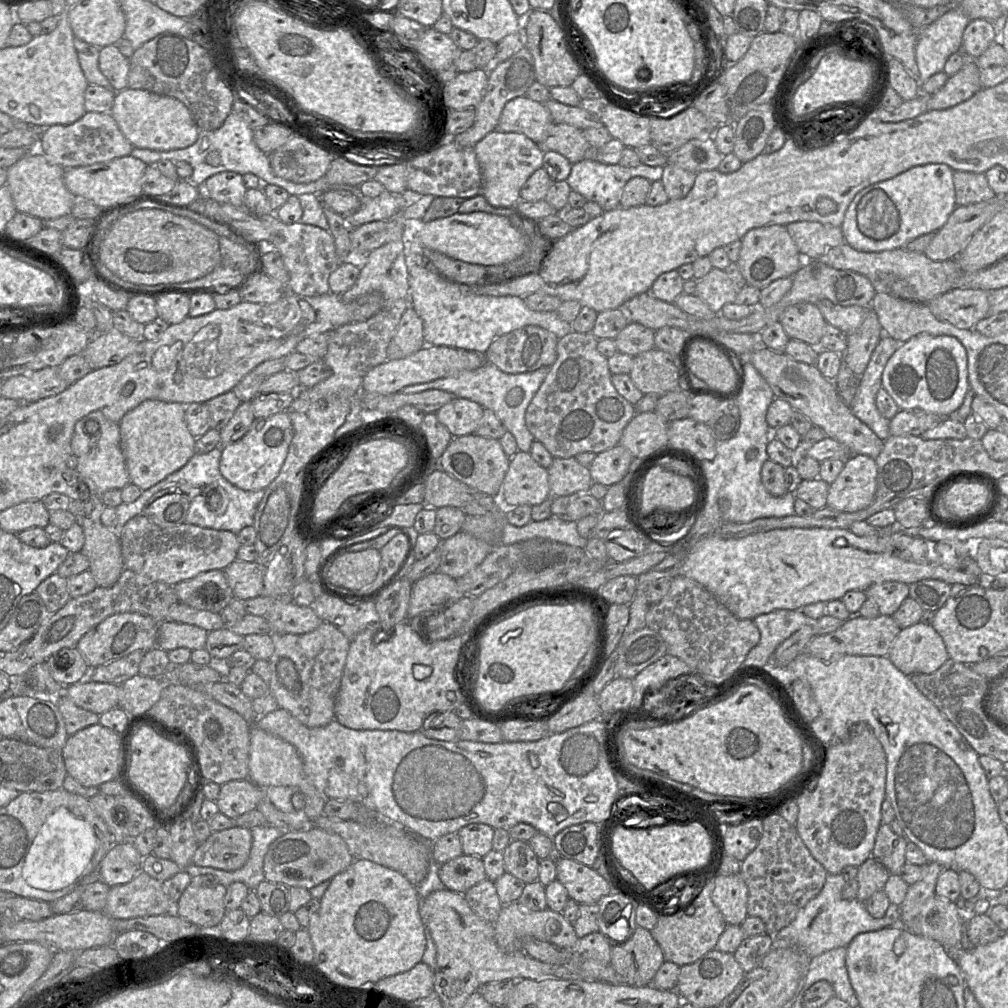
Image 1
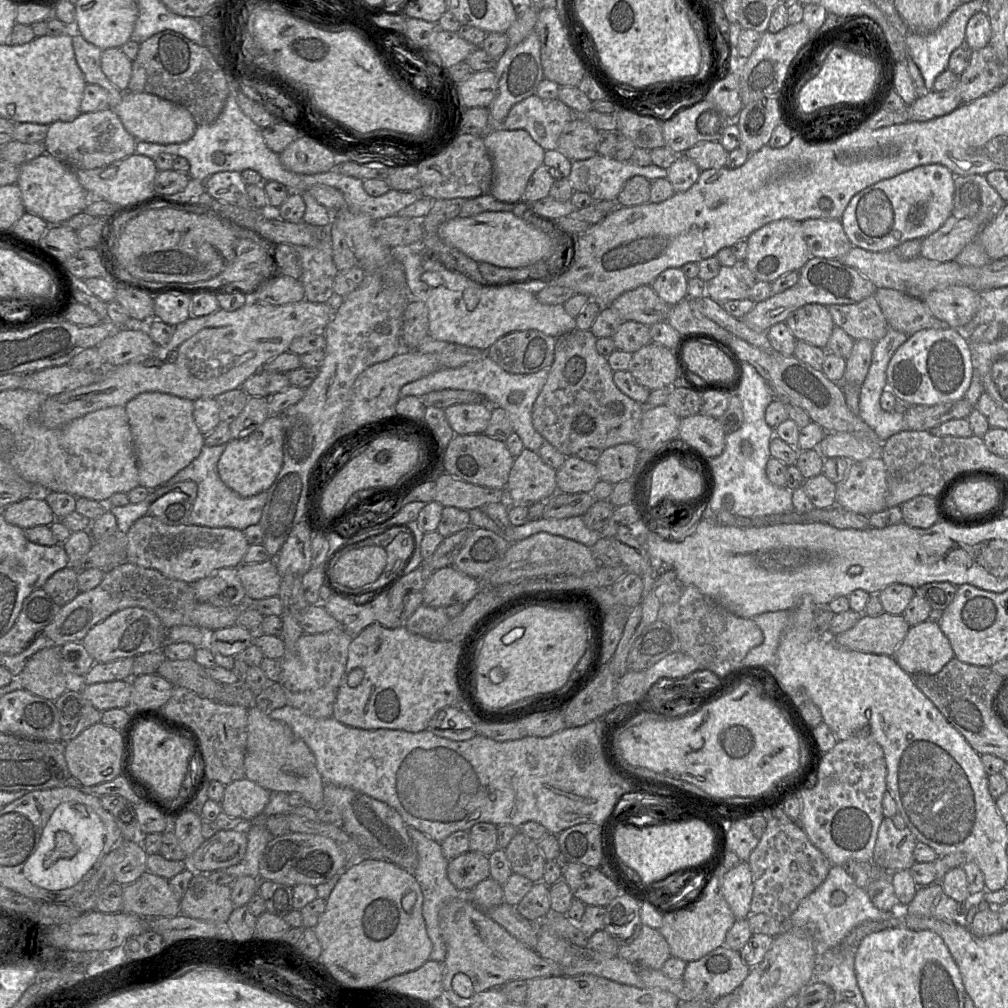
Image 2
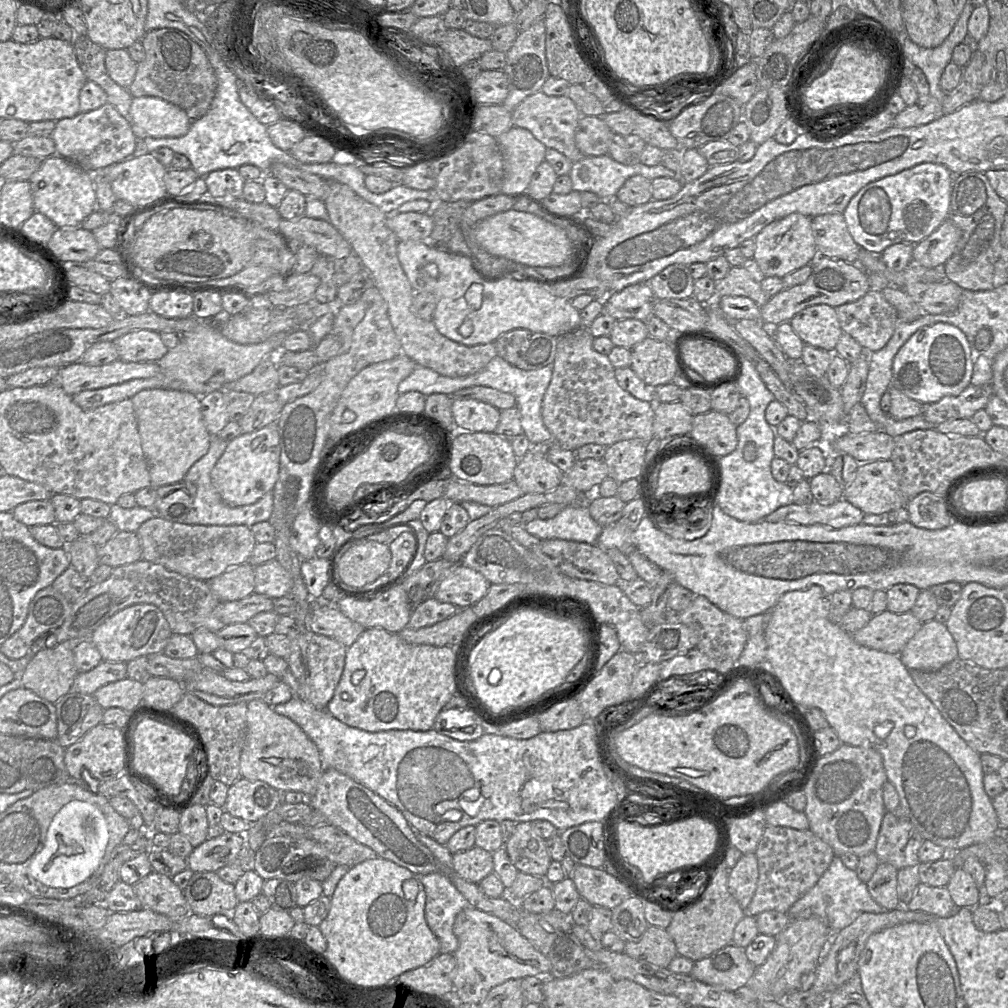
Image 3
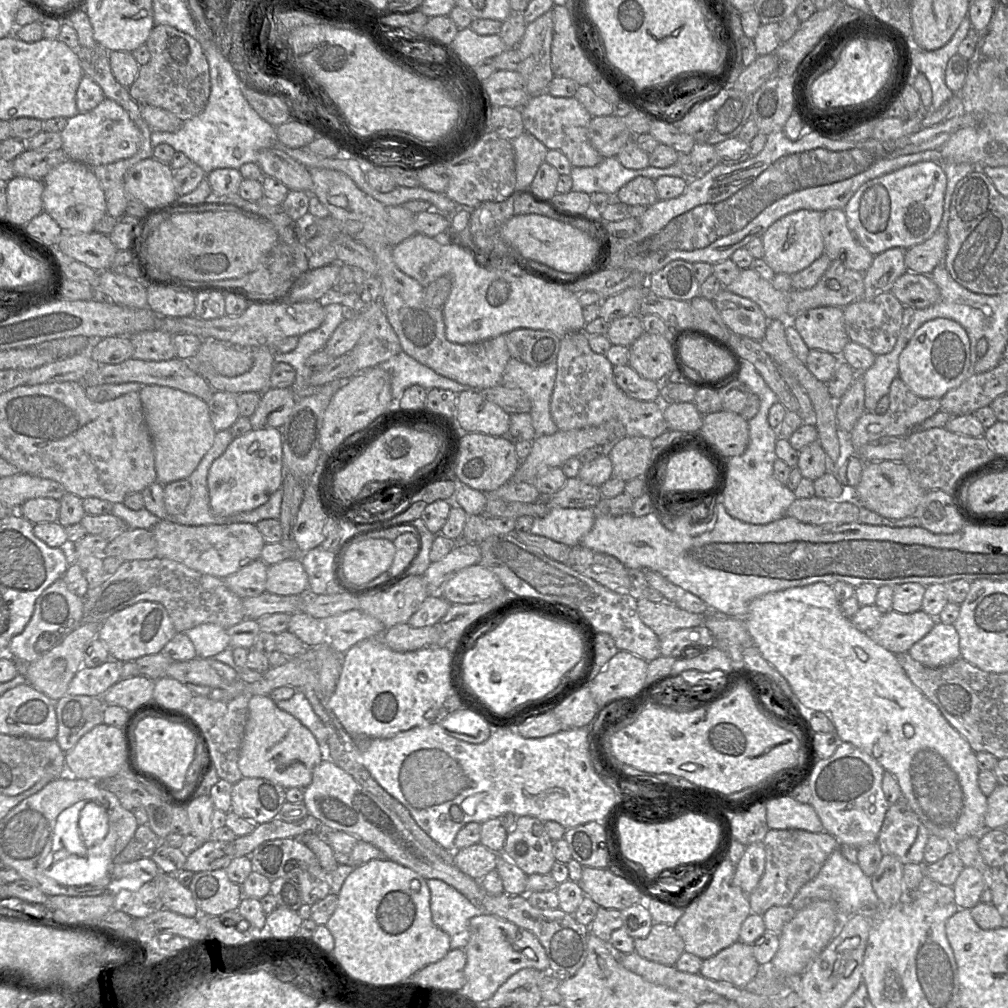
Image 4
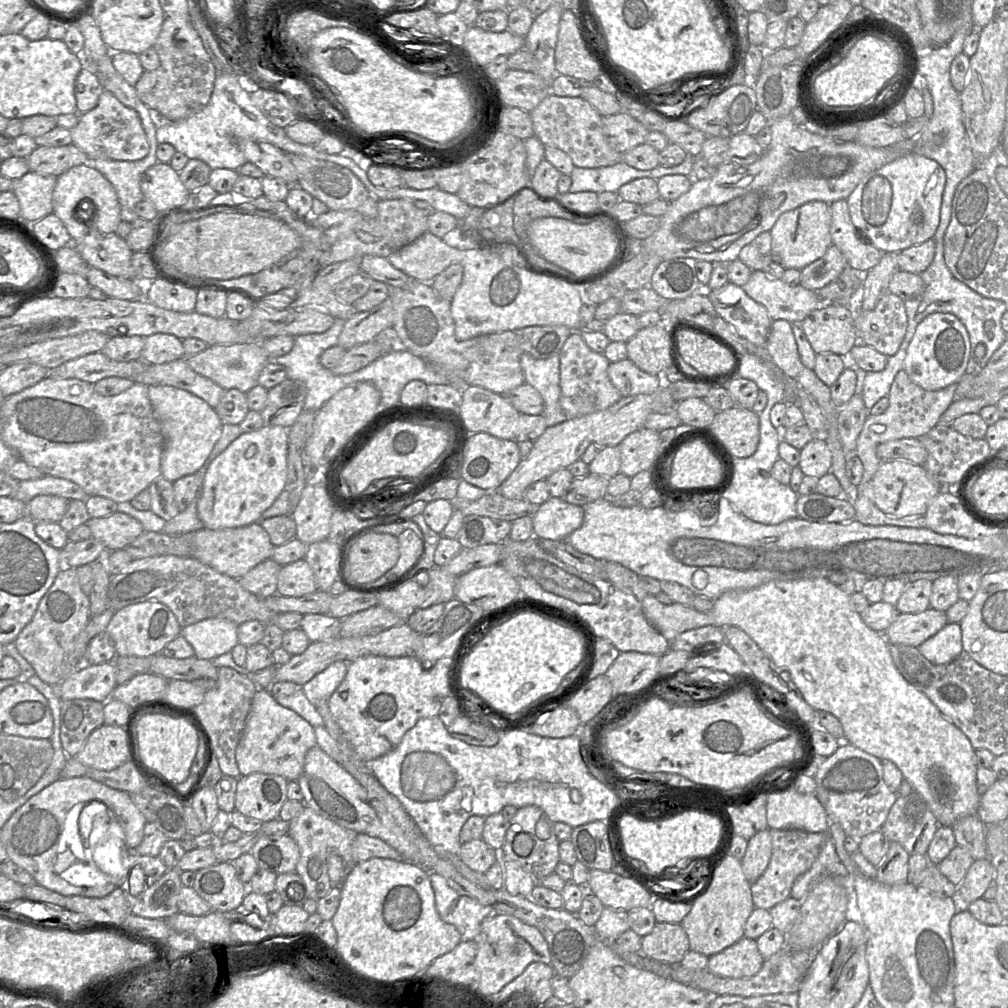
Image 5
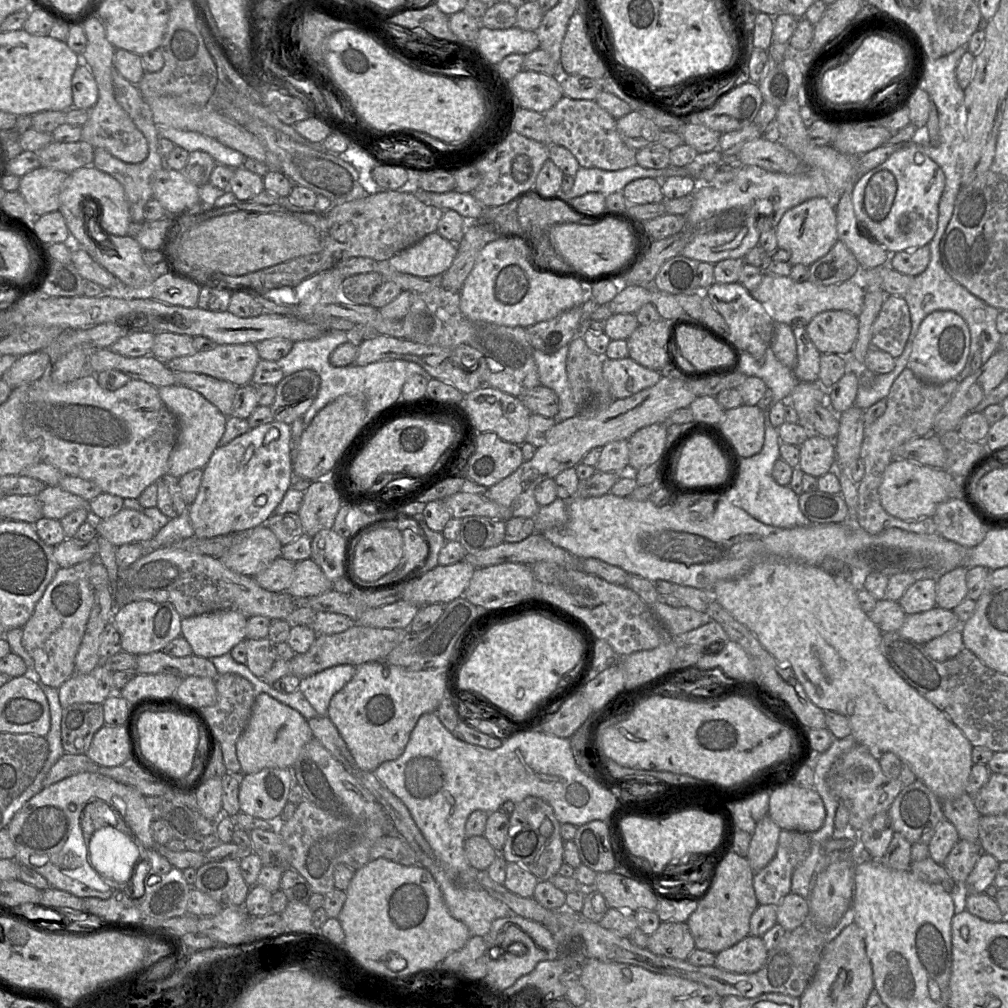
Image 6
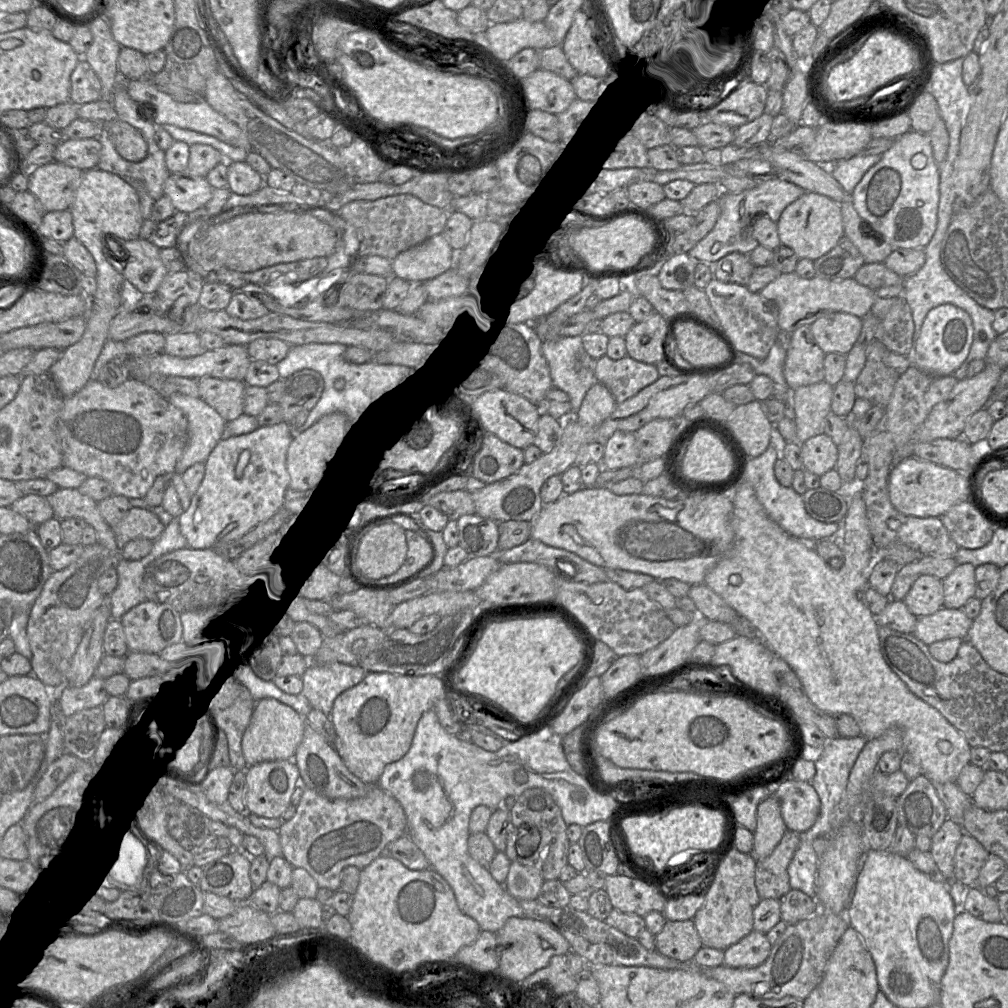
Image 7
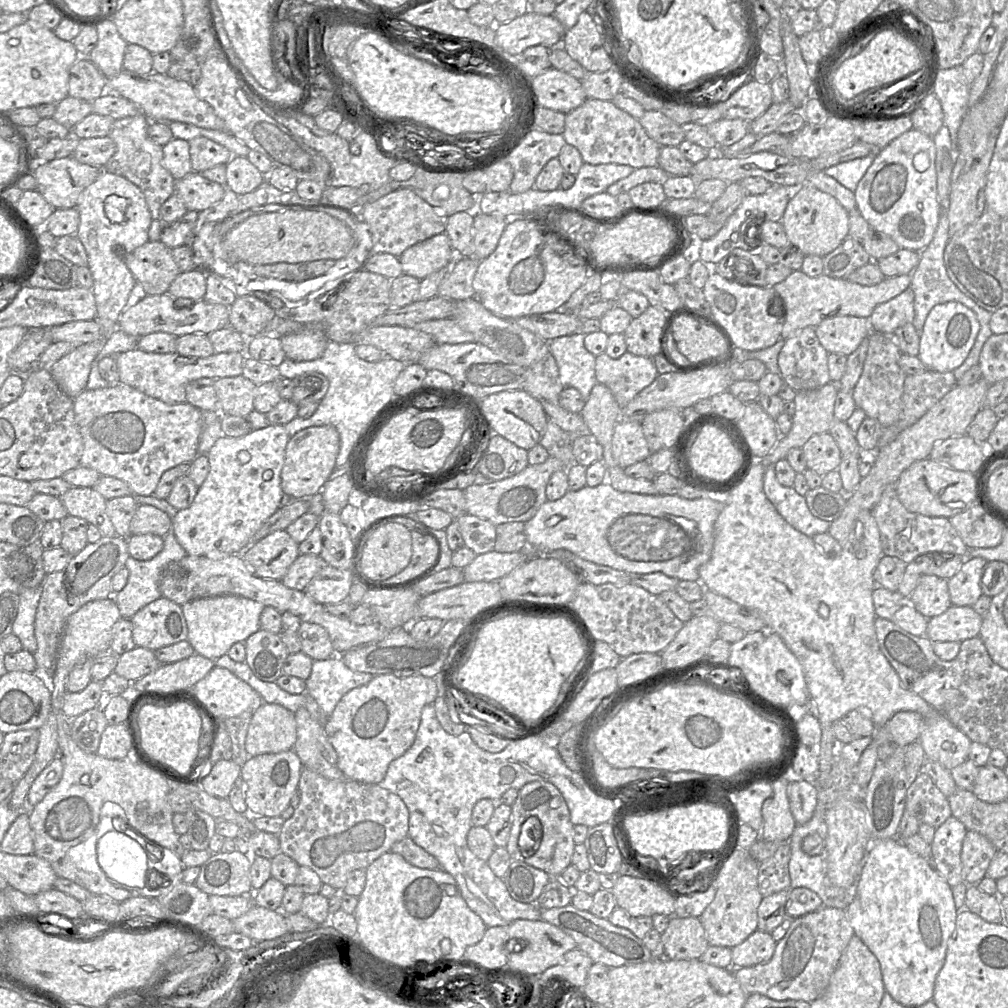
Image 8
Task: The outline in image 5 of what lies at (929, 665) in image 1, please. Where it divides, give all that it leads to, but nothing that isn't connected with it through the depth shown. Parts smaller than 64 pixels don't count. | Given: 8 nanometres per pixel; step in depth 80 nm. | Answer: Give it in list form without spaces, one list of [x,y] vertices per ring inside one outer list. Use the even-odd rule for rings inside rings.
[[[948,623],[917,648],[933,664],[947,664],[953,661],[963,652],[960,624]]]

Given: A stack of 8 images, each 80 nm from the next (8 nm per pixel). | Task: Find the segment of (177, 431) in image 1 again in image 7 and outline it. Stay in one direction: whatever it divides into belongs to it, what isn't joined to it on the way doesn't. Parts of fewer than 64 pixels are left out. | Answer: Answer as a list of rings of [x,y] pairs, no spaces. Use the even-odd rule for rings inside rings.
[[[176,392],[167,400],[179,408],[188,420],[188,442],[175,466],[175,473],[182,474],[195,463],[205,463],[217,443],[225,437],[227,422],[200,397]]]

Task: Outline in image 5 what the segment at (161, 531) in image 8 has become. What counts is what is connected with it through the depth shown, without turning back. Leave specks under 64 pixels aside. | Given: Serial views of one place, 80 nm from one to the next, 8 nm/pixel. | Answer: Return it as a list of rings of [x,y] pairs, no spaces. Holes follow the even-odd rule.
[[[118,511],[106,517],[90,518],[85,524],[107,551],[124,549],[144,531],[137,519]]]

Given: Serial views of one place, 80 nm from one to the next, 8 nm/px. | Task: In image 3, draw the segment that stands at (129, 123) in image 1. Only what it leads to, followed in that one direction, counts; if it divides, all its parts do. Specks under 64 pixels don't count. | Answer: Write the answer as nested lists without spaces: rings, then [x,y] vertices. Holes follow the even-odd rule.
[[[133,97],[130,112],[131,125],[138,137],[180,137],[192,123],[183,109],[158,97]]]

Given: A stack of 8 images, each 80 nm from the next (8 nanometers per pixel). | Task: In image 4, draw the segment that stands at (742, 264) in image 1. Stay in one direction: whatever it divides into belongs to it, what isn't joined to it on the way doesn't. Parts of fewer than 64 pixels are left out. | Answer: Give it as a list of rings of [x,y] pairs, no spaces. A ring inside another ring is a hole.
[[[800,209],[776,220],[761,236],[763,259],[775,273],[792,275],[808,267],[824,253],[821,231],[822,213],[817,210]]]

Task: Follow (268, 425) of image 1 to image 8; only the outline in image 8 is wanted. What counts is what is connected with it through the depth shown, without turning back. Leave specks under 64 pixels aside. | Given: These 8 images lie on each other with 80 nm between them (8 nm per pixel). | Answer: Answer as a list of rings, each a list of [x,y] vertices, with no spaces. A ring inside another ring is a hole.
[[[269,425],[242,437],[221,434],[207,453],[209,473],[187,508],[172,518],[172,531],[188,555],[224,558],[241,554],[261,525],[285,502],[281,471],[289,441],[283,425]]]

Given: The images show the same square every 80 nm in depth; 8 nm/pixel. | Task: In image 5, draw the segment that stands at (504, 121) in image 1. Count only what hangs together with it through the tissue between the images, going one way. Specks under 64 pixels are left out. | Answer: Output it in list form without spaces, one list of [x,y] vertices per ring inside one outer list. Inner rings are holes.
[[[549,93],[530,115],[534,135],[545,146],[555,146],[568,154],[575,167],[599,168],[622,161],[623,154],[610,147],[603,133],[603,117],[582,97],[560,97]]]

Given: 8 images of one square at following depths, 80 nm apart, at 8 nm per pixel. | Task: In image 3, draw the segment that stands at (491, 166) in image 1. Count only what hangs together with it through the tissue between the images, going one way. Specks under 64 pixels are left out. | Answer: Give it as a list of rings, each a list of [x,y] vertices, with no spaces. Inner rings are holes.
[[[515,126],[496,139],[504,159],[501,193],[525,196],[535,170],[545,161],[547,147],[529,130]]]

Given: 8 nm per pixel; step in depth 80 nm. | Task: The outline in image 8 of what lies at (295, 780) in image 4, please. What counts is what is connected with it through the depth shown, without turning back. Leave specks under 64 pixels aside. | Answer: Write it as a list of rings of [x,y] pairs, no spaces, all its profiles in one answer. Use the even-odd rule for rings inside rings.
[[[263,702],[252,714],[245,748],[249,756],[293,749],[297,739],[295,713]]]

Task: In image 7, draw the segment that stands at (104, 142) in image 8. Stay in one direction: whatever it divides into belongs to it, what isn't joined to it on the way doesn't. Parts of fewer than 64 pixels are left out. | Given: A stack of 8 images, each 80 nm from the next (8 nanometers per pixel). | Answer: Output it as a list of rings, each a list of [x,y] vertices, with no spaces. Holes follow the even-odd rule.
[[[98,138],[64,139],[54,151],[54,161],[82,171],[98,166],[102,145]]]

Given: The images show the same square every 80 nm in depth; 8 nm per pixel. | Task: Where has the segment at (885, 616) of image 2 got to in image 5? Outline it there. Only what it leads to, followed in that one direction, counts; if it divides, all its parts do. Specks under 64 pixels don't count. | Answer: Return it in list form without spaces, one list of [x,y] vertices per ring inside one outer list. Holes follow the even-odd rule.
[[[929,607],[920,613],[899,613],[881,634],[888,643],[918,647],[948,623],[946,612]]]

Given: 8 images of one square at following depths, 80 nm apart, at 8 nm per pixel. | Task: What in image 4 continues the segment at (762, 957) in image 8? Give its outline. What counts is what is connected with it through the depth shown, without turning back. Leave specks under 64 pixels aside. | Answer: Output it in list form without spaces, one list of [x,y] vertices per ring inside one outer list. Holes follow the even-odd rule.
[[[737,941],[716,955],[704,959],[699,974],[715,981],[745,987],[760,972],[752,945]]]

